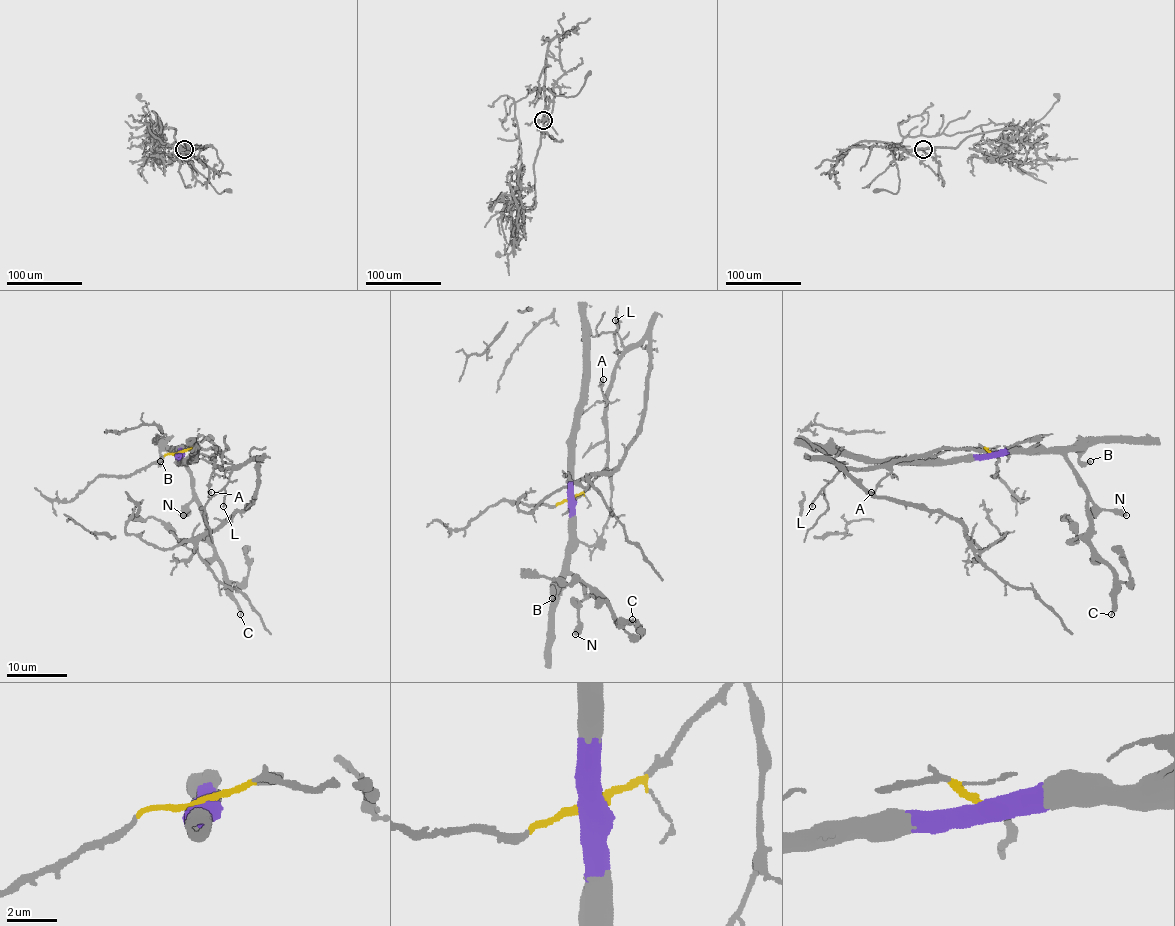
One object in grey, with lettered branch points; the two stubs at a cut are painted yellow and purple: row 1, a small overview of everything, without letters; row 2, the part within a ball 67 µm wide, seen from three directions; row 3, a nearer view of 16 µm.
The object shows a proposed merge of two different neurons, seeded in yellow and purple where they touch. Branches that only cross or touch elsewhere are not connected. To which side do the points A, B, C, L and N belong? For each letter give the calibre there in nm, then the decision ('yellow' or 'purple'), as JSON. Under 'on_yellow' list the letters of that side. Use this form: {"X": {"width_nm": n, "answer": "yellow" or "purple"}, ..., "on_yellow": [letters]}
{"A": {"width_nm": 130, "answer": "yellow"}, "B": {"width_nm": 300, "answer": "purple"}, "C": {"width_nm": 240, "answer": "purple"}, "L": {"width_nm": 180, "answer": "yellow"}, "N": {"width_nm": 550, "answer": "purple"}, "on_yellow": ["A", "L"]}

